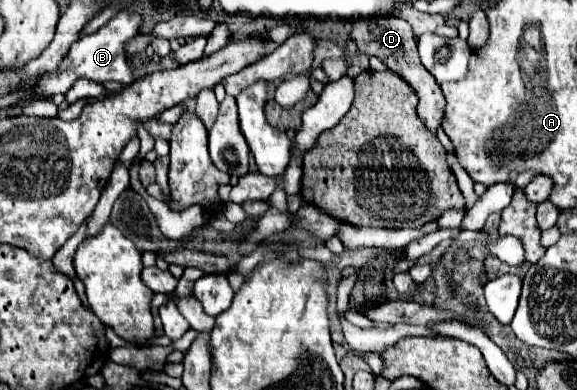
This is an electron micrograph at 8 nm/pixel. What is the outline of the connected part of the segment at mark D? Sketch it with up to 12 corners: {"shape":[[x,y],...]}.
{"shape":[[369,17],[351,39],[379,57],[417,93],[431,133],[443,123],[445,97],[421,65],[411,25]]}

